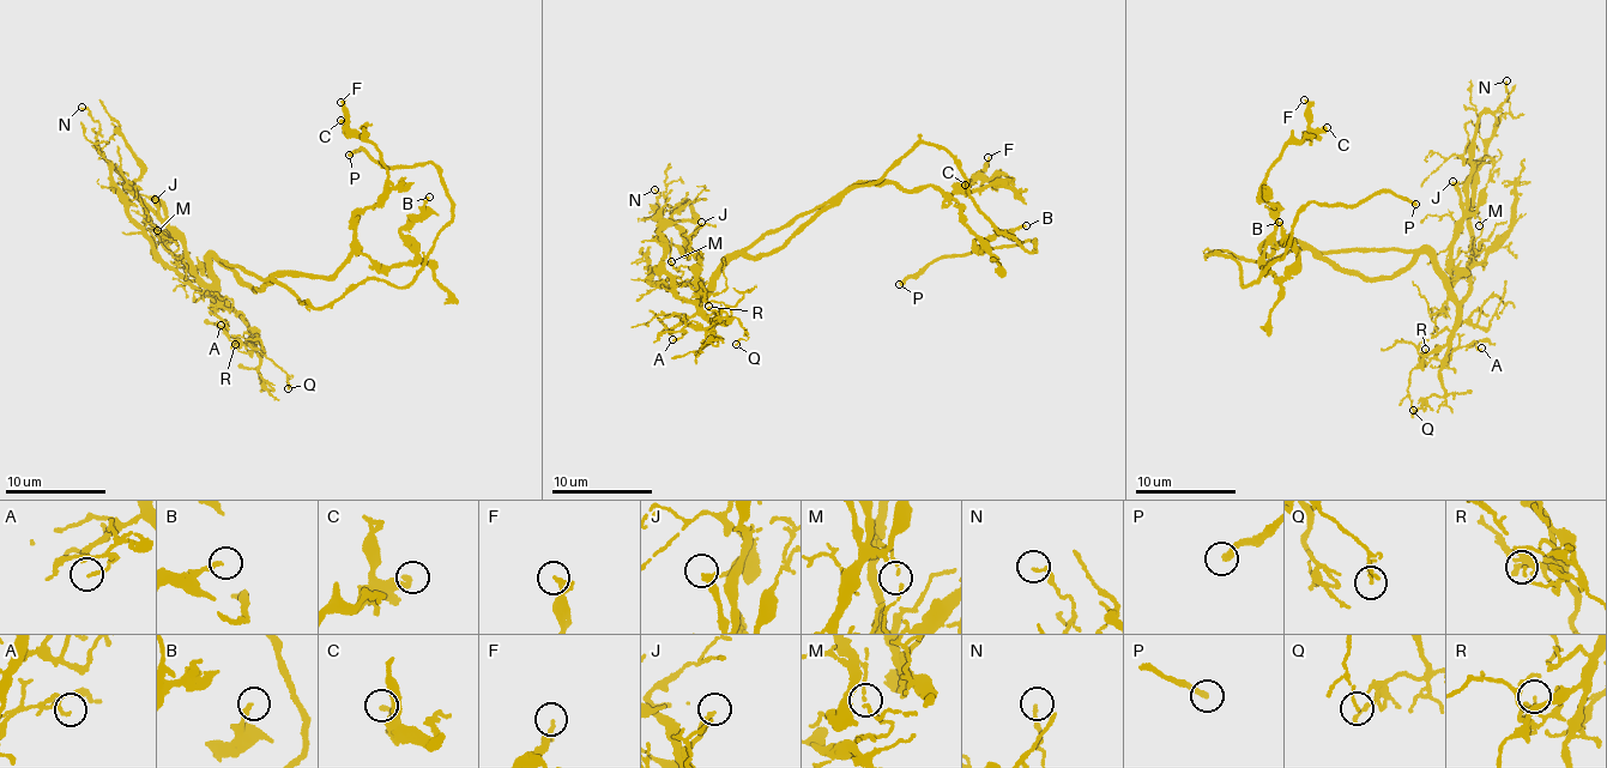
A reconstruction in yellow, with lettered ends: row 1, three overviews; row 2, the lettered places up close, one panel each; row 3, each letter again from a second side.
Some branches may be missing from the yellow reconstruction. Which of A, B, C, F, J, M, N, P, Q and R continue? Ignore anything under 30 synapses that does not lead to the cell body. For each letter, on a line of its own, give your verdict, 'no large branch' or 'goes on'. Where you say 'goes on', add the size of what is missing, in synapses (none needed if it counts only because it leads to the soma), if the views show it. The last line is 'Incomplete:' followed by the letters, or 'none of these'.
A: no large branch
B: no large branch
C: no large branch
F: no large branch
J: no large branch
M: no large branch
N: no large branch
P: goes on
Q: no large branch
R: no large branch
Incomplete: P

